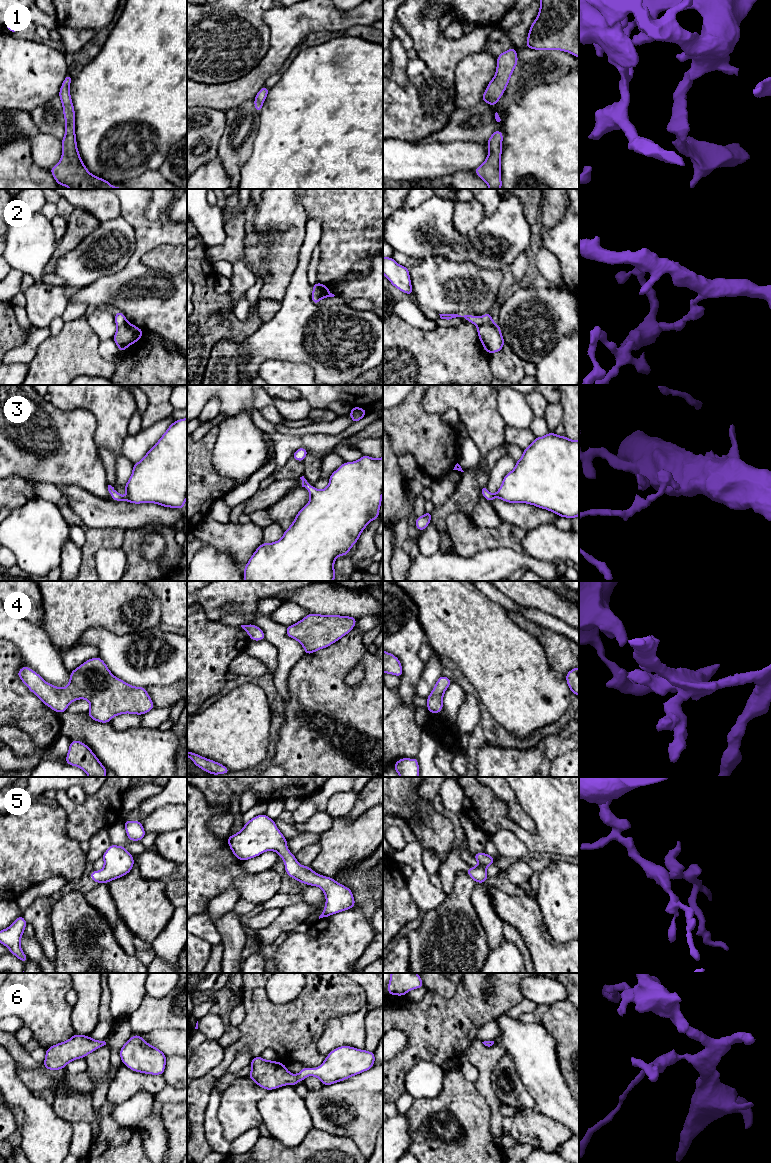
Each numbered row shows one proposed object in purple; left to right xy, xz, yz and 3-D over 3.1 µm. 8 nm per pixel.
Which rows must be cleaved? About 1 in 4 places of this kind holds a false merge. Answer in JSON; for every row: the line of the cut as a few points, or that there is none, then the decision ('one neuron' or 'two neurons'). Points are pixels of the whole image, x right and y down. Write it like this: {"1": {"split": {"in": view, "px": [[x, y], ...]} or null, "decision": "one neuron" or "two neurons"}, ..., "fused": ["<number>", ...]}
{"1": {"split": null, "decision": "one neuron"}, "2": {"split": {"in": "yz", "px": [[477, 326], [491, 325], [500, 332]]}, "decision": "two neurons"}, "3": {"split": null, "decision": "one neuron"}, "4": {"split": null, "decision": "one neuron"}, "5": {"split": null, "decision": "one neuron"}, "6": {"split": null, "decision": "one neuron"}, "fused": ["2"]}

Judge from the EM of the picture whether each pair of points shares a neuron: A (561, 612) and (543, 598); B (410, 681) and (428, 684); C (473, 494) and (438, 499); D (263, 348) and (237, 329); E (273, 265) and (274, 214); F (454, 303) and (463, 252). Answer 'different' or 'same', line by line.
A: same
B: different
C: different
D: different
E: same
F: different

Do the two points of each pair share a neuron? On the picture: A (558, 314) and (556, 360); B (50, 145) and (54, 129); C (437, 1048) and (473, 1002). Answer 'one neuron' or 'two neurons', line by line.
A: two neurons
B: two neurons
C: one neuron

